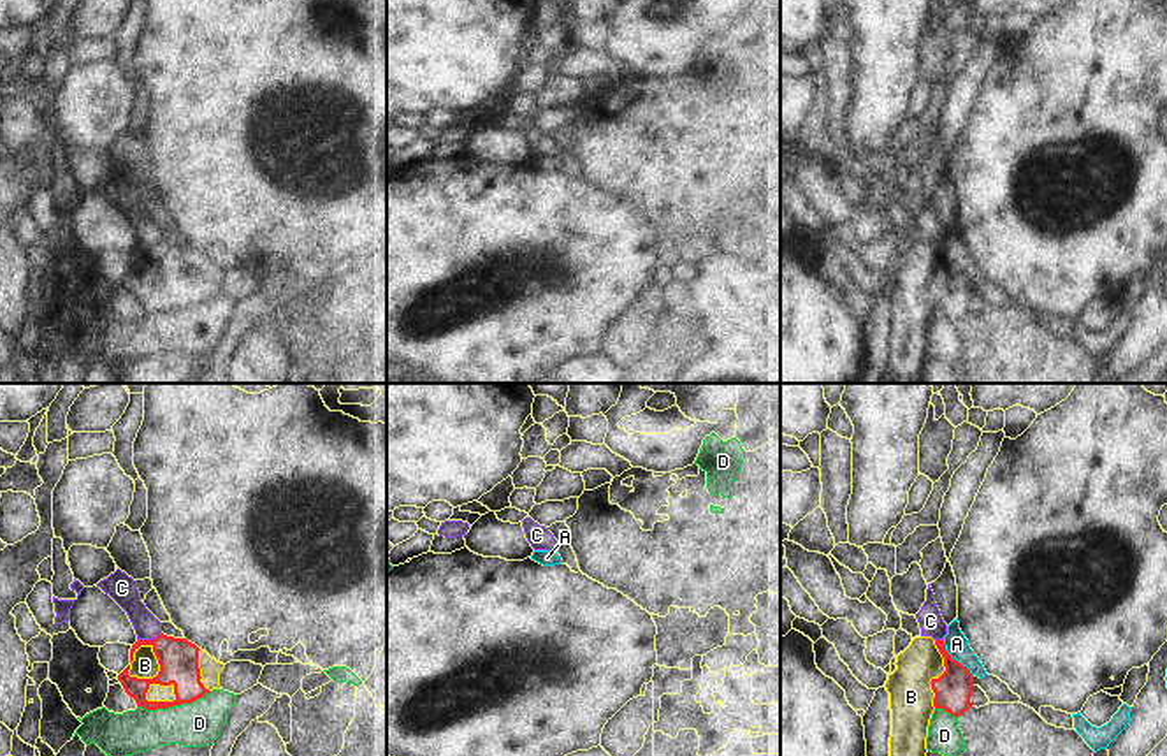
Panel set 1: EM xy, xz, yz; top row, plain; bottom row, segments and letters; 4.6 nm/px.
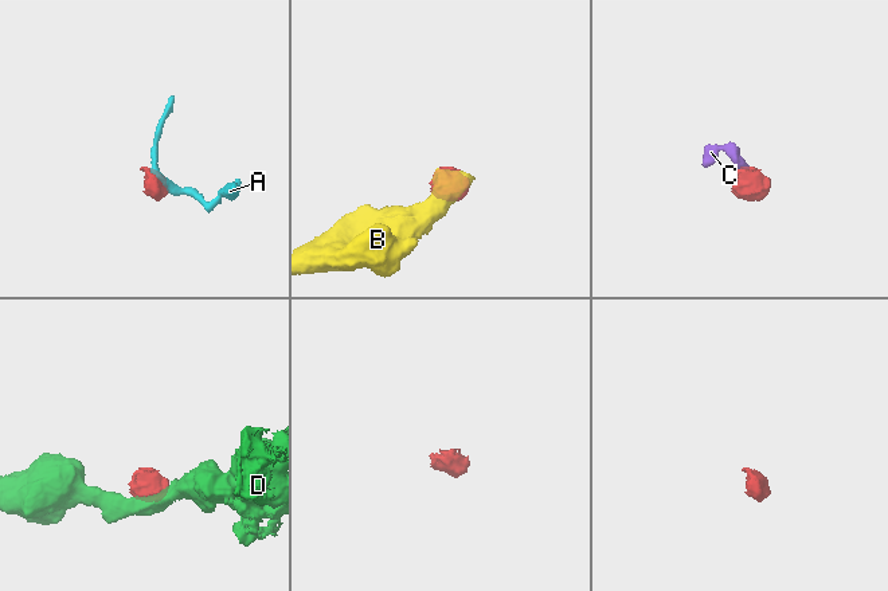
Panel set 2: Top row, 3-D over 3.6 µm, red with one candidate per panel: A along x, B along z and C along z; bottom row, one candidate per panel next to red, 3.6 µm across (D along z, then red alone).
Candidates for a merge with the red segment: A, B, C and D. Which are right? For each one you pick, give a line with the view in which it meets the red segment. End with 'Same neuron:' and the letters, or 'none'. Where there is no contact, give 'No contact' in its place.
B: Touches red in xy
Same neuron: B.

